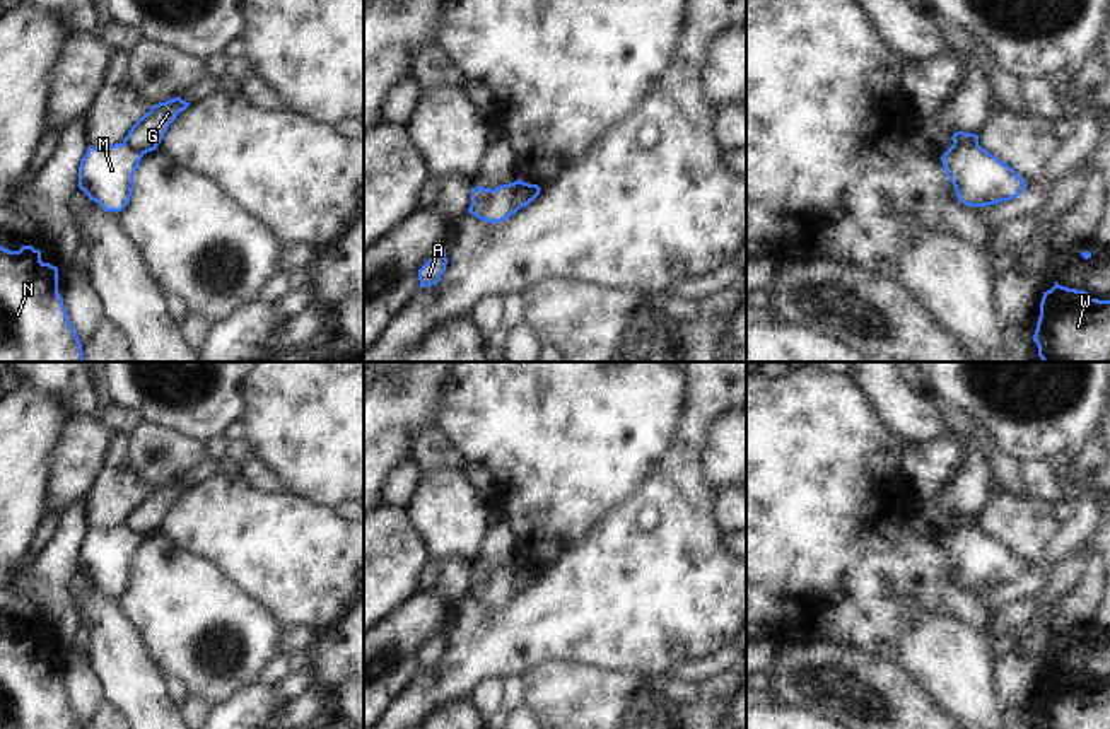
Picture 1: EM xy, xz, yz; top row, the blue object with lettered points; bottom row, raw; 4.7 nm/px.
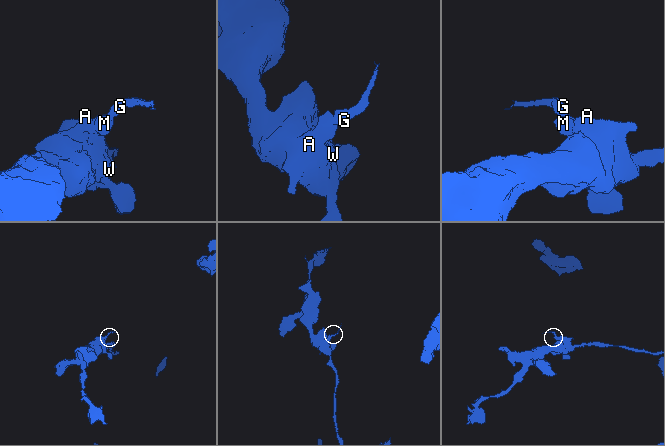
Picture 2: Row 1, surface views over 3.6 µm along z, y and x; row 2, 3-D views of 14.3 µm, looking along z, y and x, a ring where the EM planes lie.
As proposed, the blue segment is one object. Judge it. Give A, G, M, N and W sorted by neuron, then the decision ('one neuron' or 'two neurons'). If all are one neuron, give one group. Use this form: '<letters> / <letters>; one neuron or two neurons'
A M N W / G; two neurons

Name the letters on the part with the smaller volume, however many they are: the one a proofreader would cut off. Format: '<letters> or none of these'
G

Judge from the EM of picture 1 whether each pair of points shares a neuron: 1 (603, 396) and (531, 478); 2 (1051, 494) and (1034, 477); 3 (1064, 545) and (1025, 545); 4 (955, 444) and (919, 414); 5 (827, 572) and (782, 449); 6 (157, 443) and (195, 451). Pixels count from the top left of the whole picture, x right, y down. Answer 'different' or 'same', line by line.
1: same
2: same
3: different
4: different
5: same
6: same

